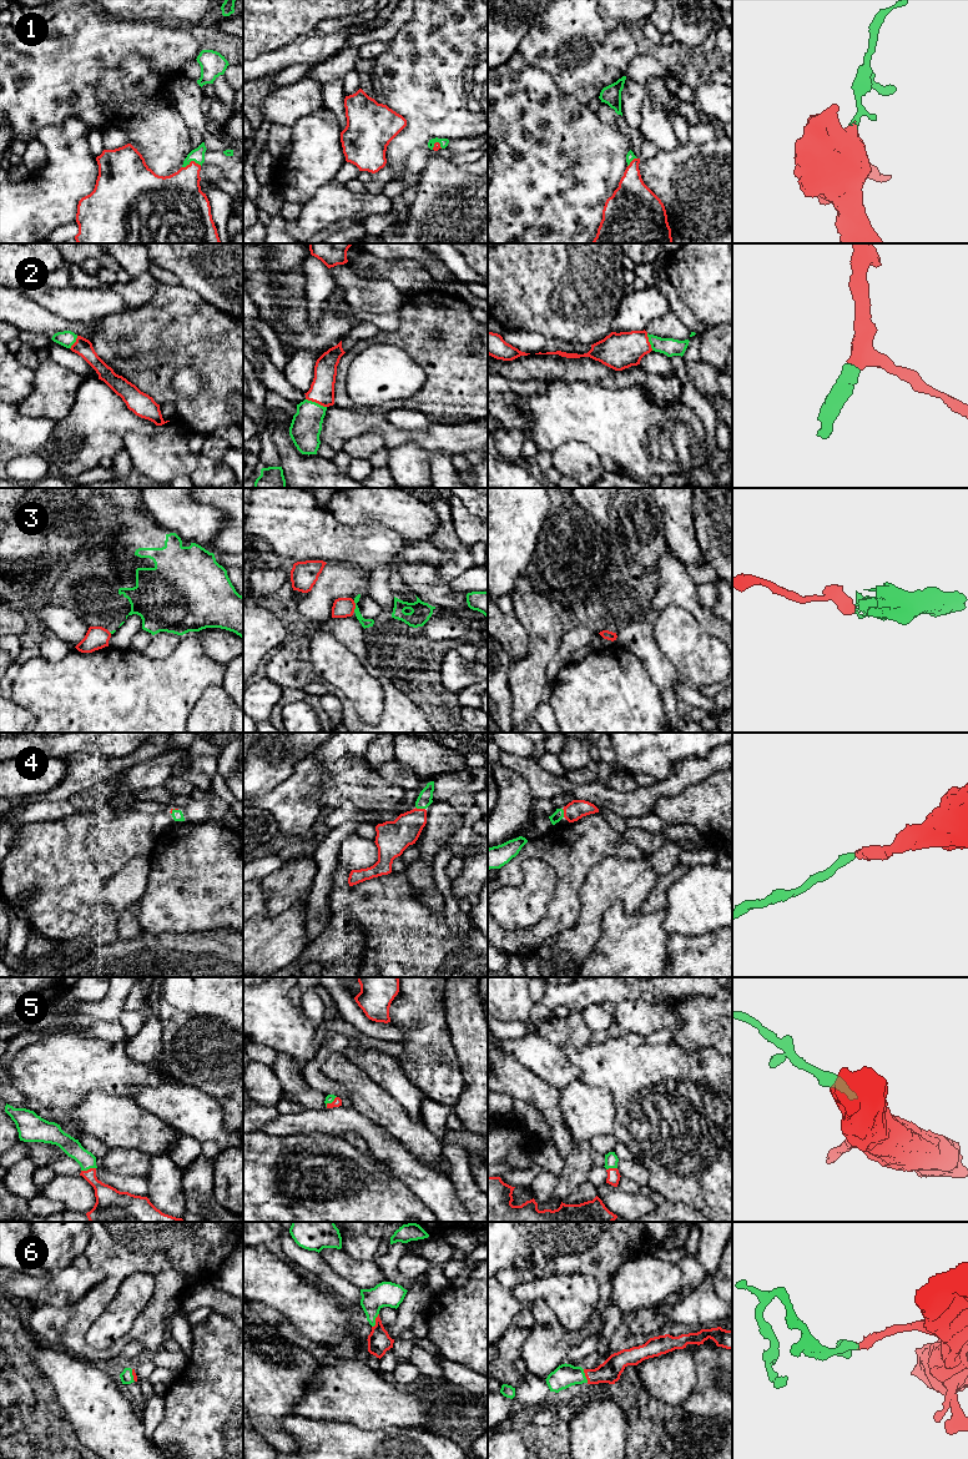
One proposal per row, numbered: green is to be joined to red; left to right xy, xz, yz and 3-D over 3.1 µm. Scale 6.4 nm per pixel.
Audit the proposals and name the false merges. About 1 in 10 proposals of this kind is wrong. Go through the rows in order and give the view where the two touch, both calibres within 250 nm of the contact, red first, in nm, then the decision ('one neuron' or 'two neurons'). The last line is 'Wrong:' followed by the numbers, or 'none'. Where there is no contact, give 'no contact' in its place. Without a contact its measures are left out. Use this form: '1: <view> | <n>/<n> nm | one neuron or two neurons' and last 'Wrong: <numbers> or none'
1: xy | 300/90 nm | one neuron
2: xz | 160/200 nm | one neuron
3: xz | 130/60 nm | two neurons
4: xz | 200/90 nm | one neuron
5: xy | 180/110 nm | one neuron
6: xz | 150/160 nm | one neuron
Wrong: 3

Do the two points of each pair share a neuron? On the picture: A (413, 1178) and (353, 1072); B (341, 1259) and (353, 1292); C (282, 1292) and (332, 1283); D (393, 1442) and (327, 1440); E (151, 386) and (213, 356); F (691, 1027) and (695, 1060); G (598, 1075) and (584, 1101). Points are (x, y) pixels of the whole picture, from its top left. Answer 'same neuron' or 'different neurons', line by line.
A: different neurons
B: different neurons
C: different neurons
D: same neuron
E: same neuron
F: different neurons
G: different neurons

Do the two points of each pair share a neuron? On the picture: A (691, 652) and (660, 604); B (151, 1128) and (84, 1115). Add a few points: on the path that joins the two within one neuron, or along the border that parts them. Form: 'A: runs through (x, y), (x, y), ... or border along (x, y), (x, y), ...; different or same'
A: border along (692, 614), (677, 607), (667, 605), (653, 623); different
B: runs through (135, 1125), (126, 1125), (100, 1115); same

